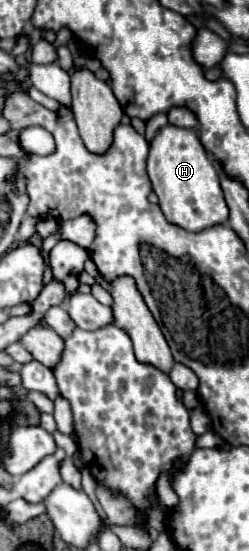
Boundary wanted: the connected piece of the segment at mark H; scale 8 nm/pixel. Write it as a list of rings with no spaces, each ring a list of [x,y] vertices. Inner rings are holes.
[[[169,123],[161,127],[149,145],[147,175],[155,195],[159,197],[163,215],[171,223],[187,231],[201,231],[227,221],[229,207],[219,185],[217,169],[193,129],[181,129]]]

